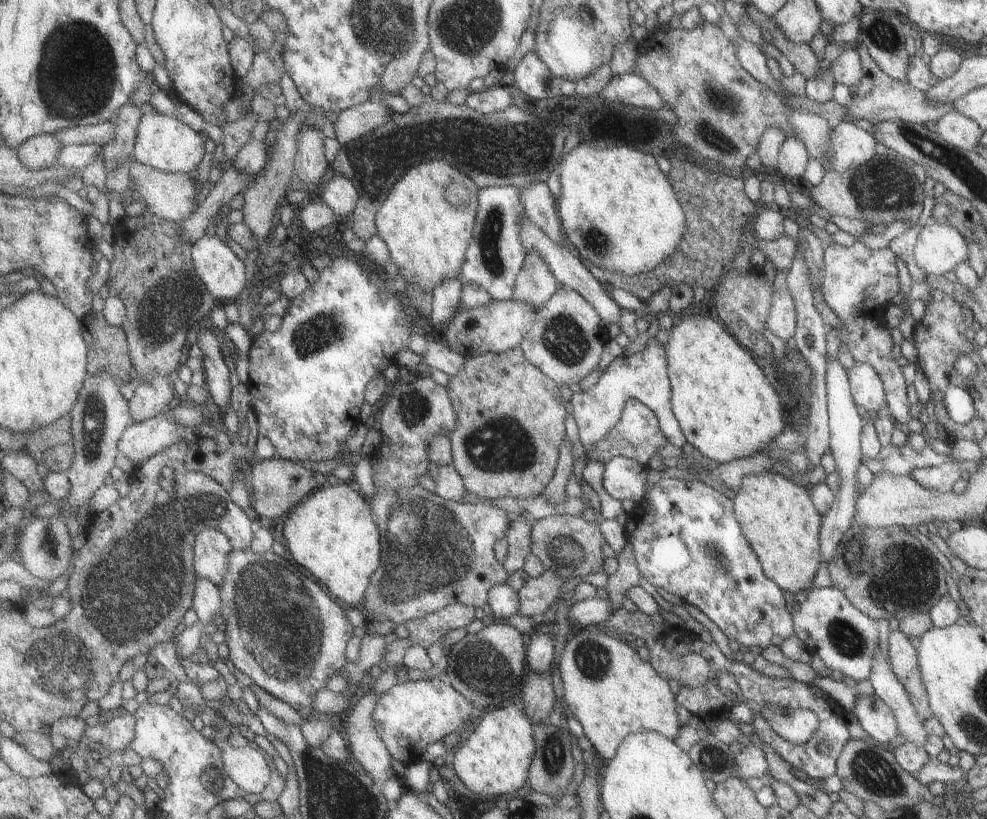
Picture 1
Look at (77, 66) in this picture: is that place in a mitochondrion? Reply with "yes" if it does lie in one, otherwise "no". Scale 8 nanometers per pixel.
yes

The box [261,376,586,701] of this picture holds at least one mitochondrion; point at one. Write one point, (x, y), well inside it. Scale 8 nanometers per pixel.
(428, 550)

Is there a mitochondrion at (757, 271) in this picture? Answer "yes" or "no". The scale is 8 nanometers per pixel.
no

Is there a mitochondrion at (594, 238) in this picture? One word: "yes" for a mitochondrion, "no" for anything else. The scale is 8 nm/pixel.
yes

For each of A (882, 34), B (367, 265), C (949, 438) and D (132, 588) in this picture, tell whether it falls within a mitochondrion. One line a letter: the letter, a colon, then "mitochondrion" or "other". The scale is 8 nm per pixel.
A: mitochondrion
B: other
C: other
D: mitochondrion

